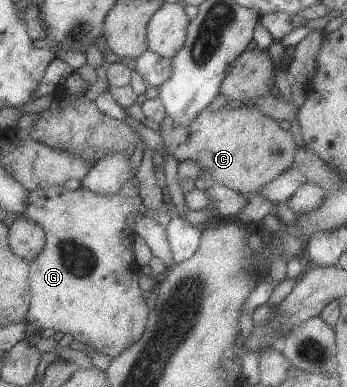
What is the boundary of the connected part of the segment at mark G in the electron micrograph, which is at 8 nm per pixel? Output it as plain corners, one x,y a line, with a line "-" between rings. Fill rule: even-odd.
51,185
27,192
27,204
20,216
36,224
45,235
45,244
39,256
29,263
30,303
25,321
36,331
50,328
70,334
74,345
84,345
96,353
114,359
135,344
146,329
149,308
136,285
139,274
133,254
136,235
128,228
128,213
145,212
139,196
128,197
121,193
98,195
83,187
70,192
62,185

